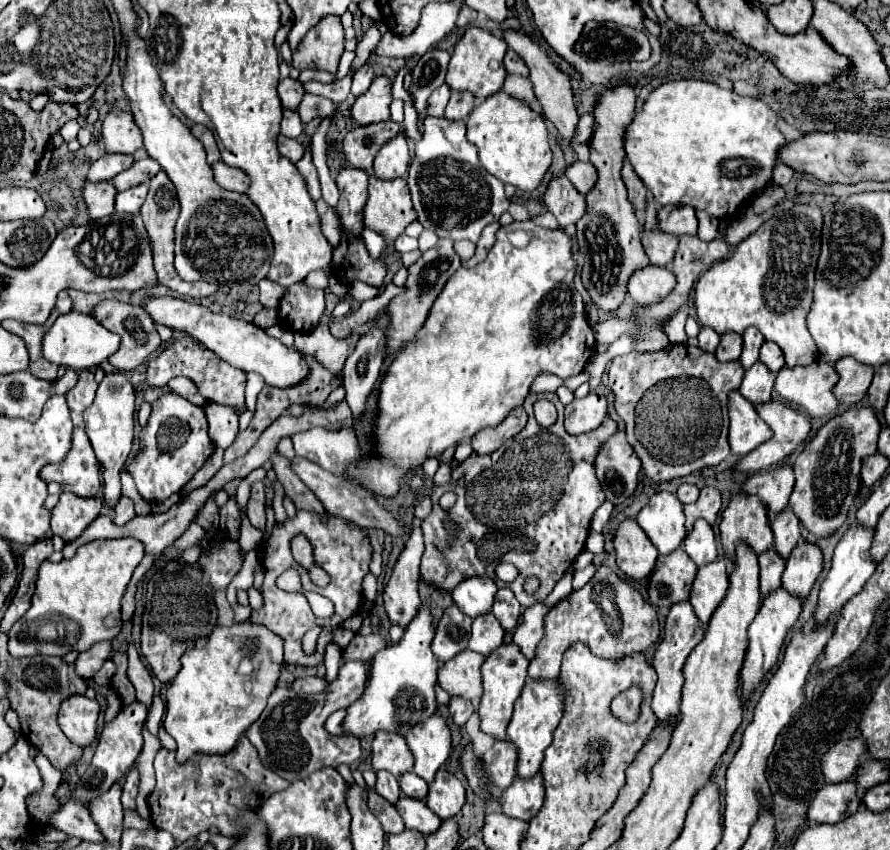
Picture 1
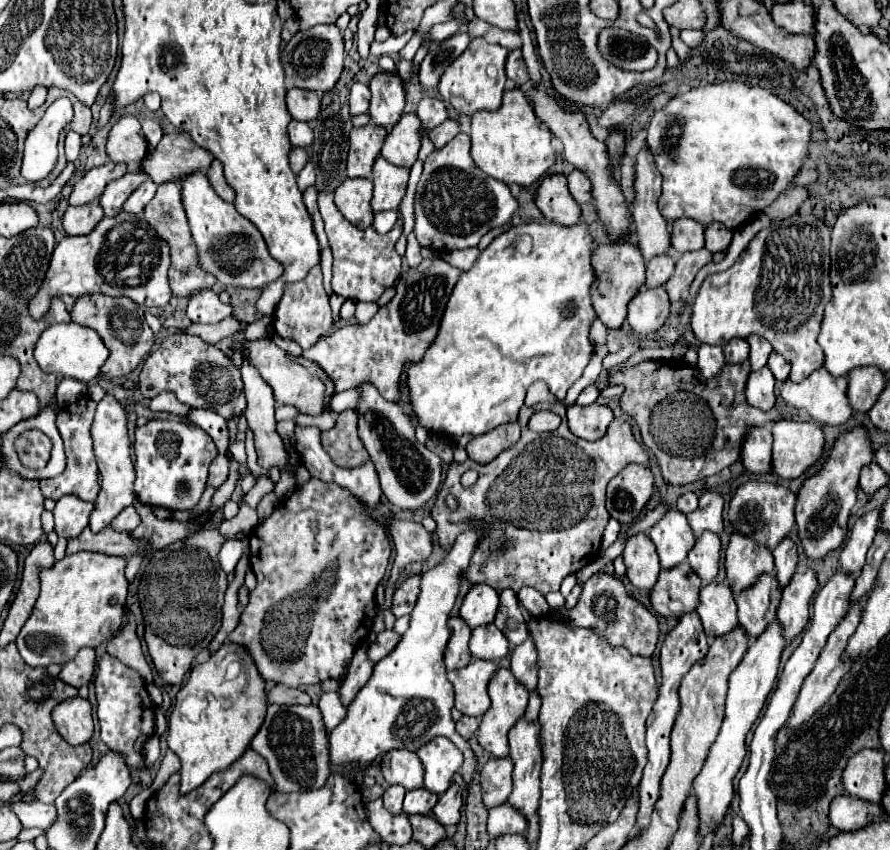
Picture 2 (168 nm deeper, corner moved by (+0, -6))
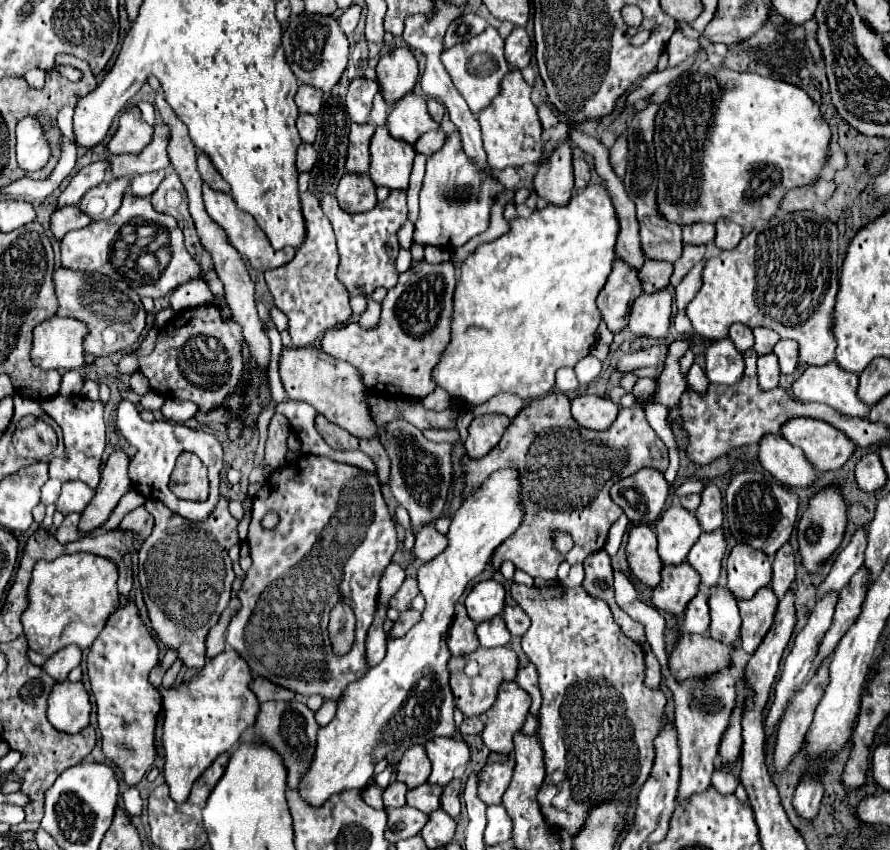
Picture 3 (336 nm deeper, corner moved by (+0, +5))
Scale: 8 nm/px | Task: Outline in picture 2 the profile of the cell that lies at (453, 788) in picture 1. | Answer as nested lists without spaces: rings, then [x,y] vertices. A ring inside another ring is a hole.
[[[452,783],[444,795],[440,795],[438,803],[434,805],[434,817],[442,825],[456,825],[460,821],[464,799],[462,799],[462,787],[458,783]]]

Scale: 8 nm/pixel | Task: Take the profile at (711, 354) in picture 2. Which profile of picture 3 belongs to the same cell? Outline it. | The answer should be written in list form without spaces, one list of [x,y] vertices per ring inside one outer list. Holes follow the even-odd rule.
[[[730,338],[718,340],[706,350],[706,376],[714,384],[738,384],[742,380],[744,360]]]

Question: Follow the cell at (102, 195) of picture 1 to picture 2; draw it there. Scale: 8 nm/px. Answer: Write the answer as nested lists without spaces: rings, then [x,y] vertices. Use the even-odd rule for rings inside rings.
[[[96,199],[94,203],[88,203],[82,207],[68,207],[64,213],[62,225],[68,235],[86,235],[98,225],[102,217],[104,217],[102,205]]]

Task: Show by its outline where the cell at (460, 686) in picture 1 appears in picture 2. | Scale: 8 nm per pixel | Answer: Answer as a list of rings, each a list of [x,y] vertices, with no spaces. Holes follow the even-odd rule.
[[[470,661],[468,667],[458,671],[448,671],[448,681],[454,685],[454,707],[464,713],[480,719],[488,707],[488,681],[496,673],[496,663],[492,661]]]

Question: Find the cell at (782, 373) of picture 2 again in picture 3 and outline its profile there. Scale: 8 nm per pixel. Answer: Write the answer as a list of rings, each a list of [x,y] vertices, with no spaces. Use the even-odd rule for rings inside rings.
[[[780,340],[774,348],[774,354],[780,360],[782,374],[792,374],[798,368],[798,342],[794,340]]]

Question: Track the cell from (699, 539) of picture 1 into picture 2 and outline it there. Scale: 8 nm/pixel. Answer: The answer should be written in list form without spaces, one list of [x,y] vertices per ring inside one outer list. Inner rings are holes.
[[[704,531],[696,539],[696,545],[688,553],[688,563],[692,571],[702,579],[702,583],[714,581],[720,561],[720,537],[712,531]]]

